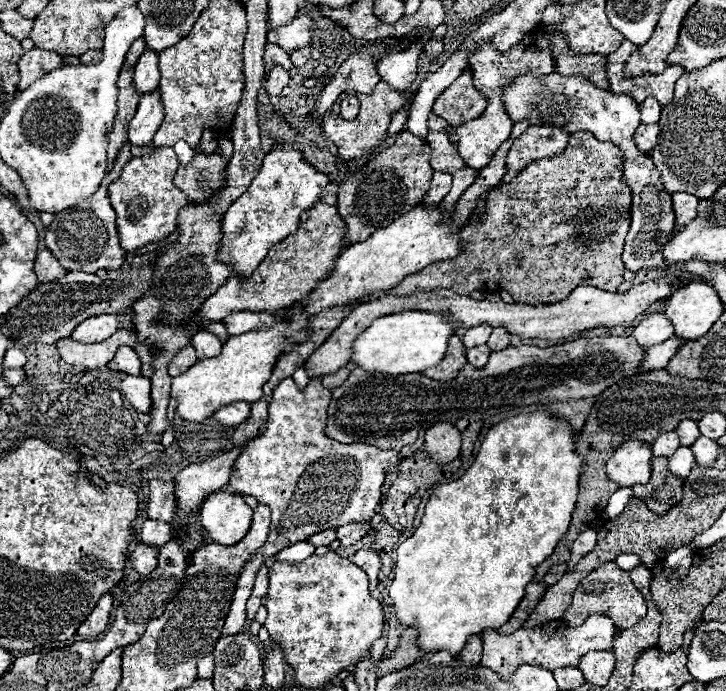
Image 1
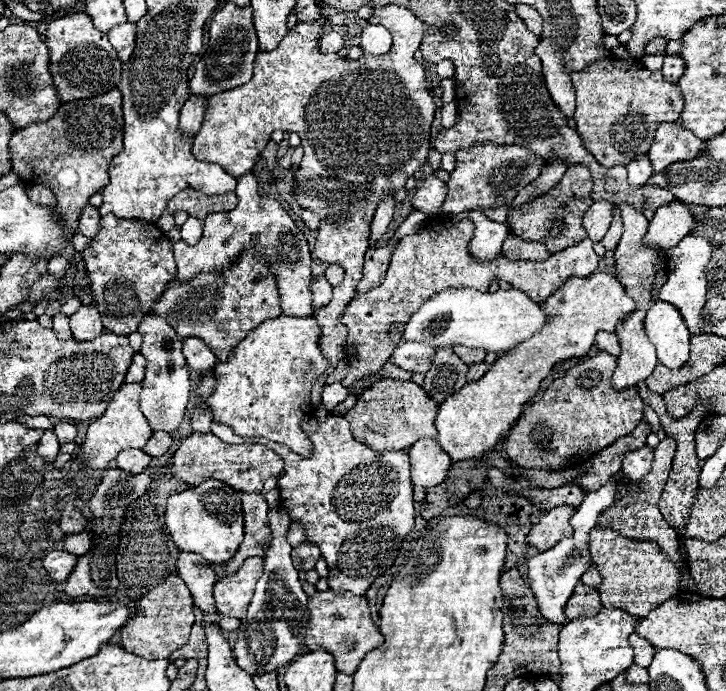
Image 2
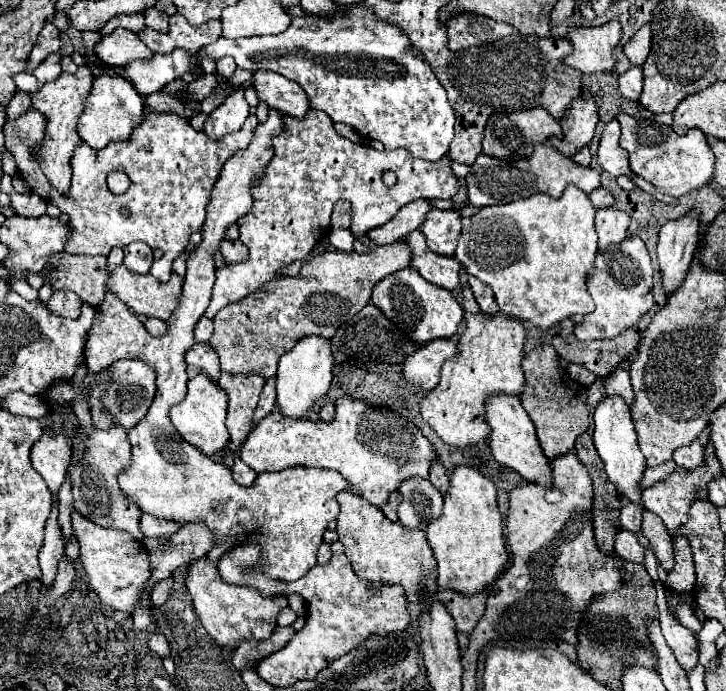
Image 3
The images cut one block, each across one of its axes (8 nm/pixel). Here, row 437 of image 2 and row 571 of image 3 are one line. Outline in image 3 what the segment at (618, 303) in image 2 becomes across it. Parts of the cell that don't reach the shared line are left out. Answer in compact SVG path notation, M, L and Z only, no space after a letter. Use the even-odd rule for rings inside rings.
M460 466L450 478L448 496L444 496L444 512L440 518L426 528L428 542L438 560L438 584L444 590L460 590L462 594L476 594L476 590L486 590L502 572L508 562L508 552L502 540L502 516L496 502L496 486L484 478L478 470Z

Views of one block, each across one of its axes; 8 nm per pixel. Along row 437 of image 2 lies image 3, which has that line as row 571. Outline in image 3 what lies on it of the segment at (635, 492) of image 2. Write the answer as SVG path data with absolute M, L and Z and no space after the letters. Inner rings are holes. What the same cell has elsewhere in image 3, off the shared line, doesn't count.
M644 510L644 520L642 520L642 532L654 550L658 562L666 572L672 570L674 566L674 552L672 552L672 538L662 522L662 518L650 510Z

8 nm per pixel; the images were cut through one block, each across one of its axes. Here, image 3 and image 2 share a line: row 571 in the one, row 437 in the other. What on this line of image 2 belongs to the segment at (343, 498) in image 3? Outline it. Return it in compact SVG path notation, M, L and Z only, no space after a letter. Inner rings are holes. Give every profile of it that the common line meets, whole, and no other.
M386 378L370 386L358 396L358 402L352 410L344 414L350 422L352 434L358 442L370 446L376 452L382 450L406 450L420 438L436 438L438 430L434 426L438 406L432 402L418 384Z

